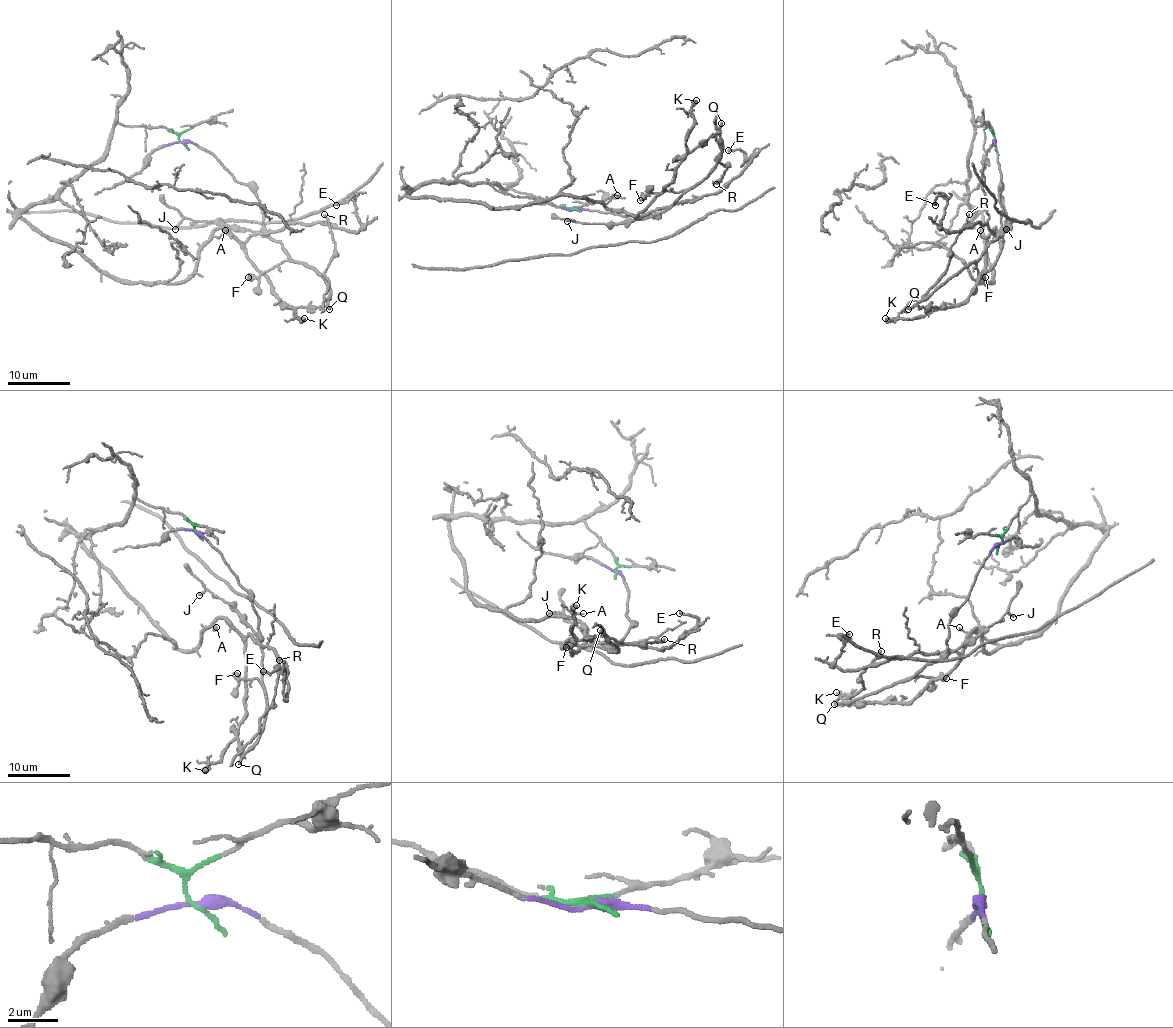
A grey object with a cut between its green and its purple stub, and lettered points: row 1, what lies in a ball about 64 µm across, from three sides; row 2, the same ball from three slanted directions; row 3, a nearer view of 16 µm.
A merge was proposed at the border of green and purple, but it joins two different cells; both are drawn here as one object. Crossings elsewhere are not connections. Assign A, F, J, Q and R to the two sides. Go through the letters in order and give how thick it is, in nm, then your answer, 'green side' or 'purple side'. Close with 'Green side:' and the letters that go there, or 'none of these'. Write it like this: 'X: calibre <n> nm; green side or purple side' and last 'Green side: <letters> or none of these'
A: calibre 100 nm; green side
F: calibre 550 nm; purple side
J: calibre 150 nm; purple side
Q: calibre 260 nm; purple side
R: calibre 120 nm; purple side
Green side: A

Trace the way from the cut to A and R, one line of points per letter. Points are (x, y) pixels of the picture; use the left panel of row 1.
A: (181, 142), (165, 127), (118, 123), (101, 157), (18, 214), (101, 271), (140, 282), (181, 282), (224, 229)
R: (181, 142), (207, 149), (253, 192), (267, 232), (329, 287), (325, 273), (334, 242), (325, 214)

